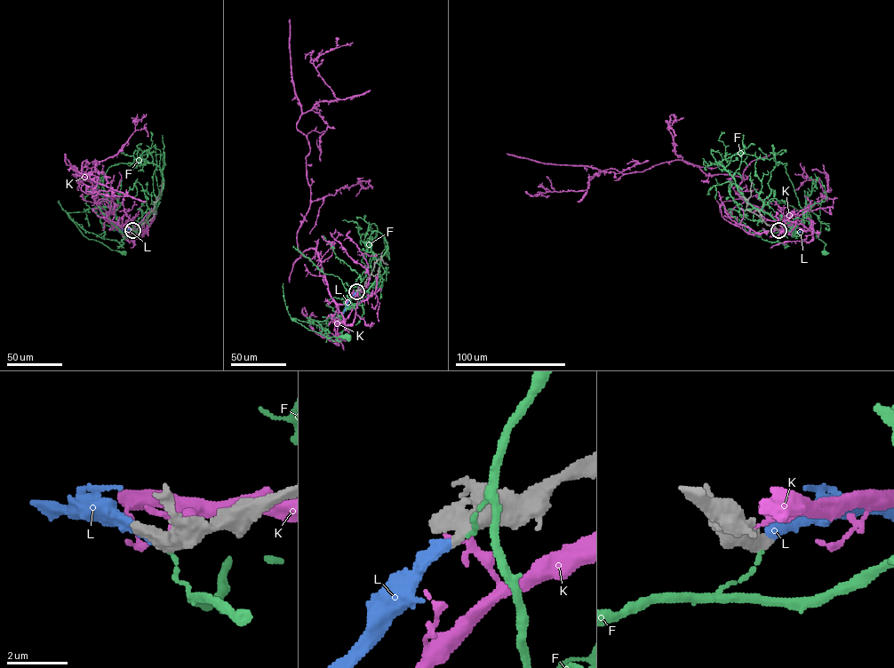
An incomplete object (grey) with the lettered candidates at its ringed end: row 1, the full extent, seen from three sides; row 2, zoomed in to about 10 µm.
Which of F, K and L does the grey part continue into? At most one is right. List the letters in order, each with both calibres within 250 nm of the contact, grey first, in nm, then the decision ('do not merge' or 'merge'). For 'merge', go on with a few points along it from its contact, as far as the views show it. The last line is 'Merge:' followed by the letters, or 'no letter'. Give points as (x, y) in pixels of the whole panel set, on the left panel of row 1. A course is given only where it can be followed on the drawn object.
F: calibres 500 and 120 nm; do not merge
K: calibres 600 and 110 nm; do not merge
L: calibres 440 and 360 nm; merge; course (132, 230), (118, 232)
Merge: L

